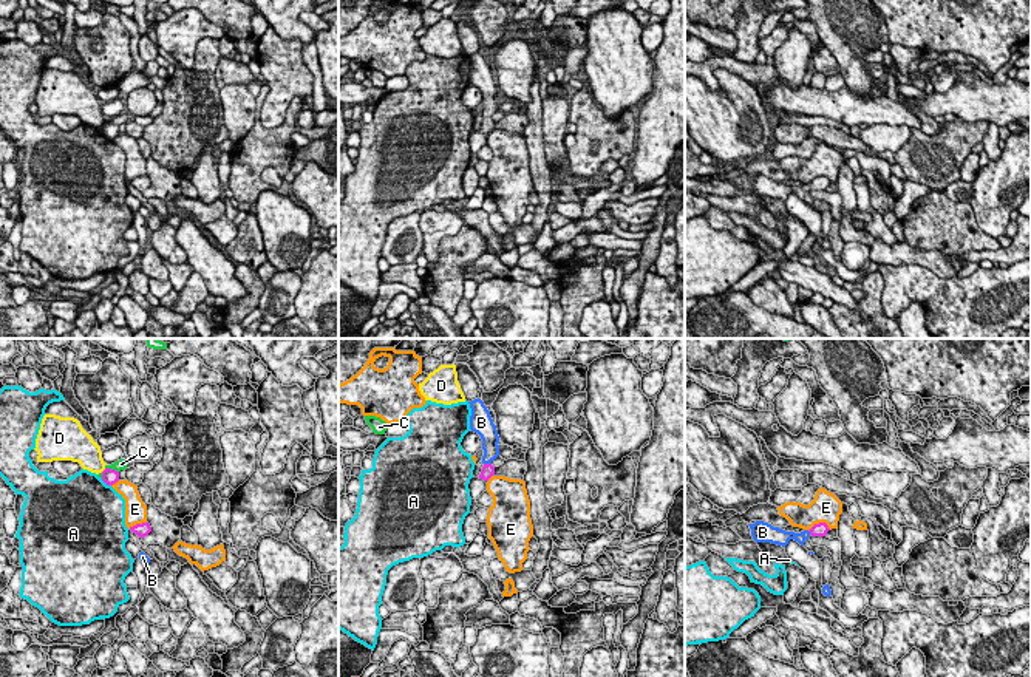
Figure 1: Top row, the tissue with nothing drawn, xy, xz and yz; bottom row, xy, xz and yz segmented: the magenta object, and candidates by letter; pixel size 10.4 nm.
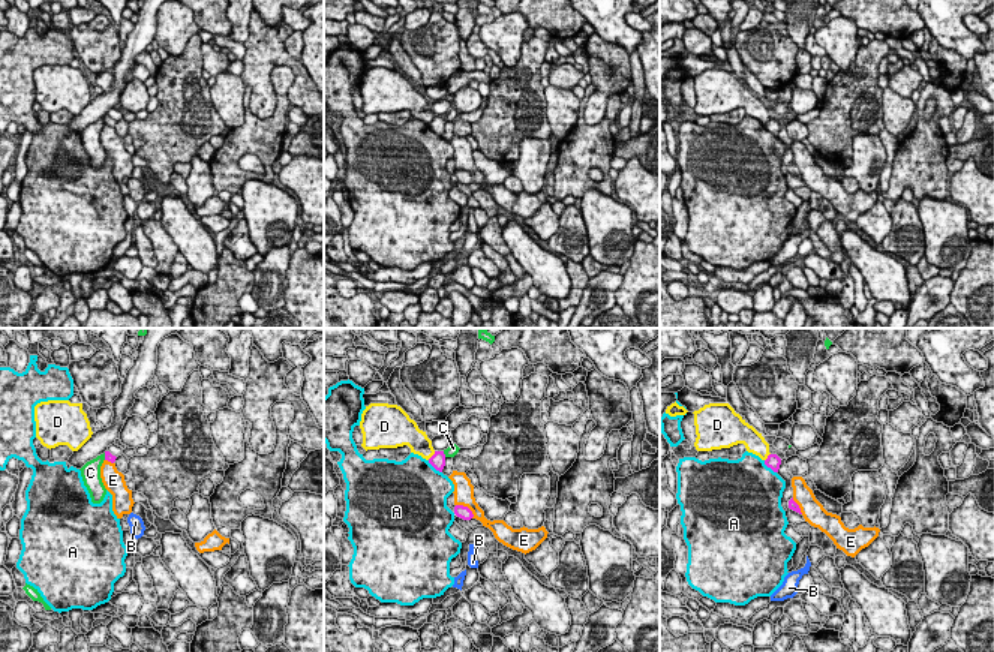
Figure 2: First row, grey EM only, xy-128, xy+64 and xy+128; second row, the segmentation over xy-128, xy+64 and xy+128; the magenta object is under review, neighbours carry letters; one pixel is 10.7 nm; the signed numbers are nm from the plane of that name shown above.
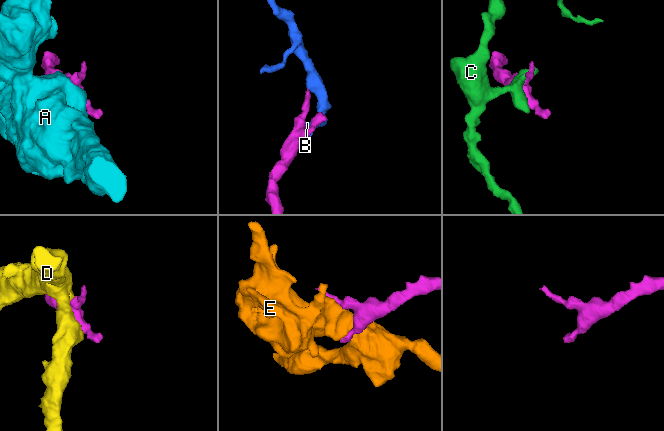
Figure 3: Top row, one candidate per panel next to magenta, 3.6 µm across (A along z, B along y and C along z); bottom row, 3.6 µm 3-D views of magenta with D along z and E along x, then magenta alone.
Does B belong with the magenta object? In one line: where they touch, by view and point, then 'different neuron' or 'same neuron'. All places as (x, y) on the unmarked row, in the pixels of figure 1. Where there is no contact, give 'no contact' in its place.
xz (487, 118) | same neuron

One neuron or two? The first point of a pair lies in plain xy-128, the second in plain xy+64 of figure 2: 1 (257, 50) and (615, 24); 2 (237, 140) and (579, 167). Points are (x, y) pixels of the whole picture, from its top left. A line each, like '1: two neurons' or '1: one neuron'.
1: two neurons
2: one neuron

